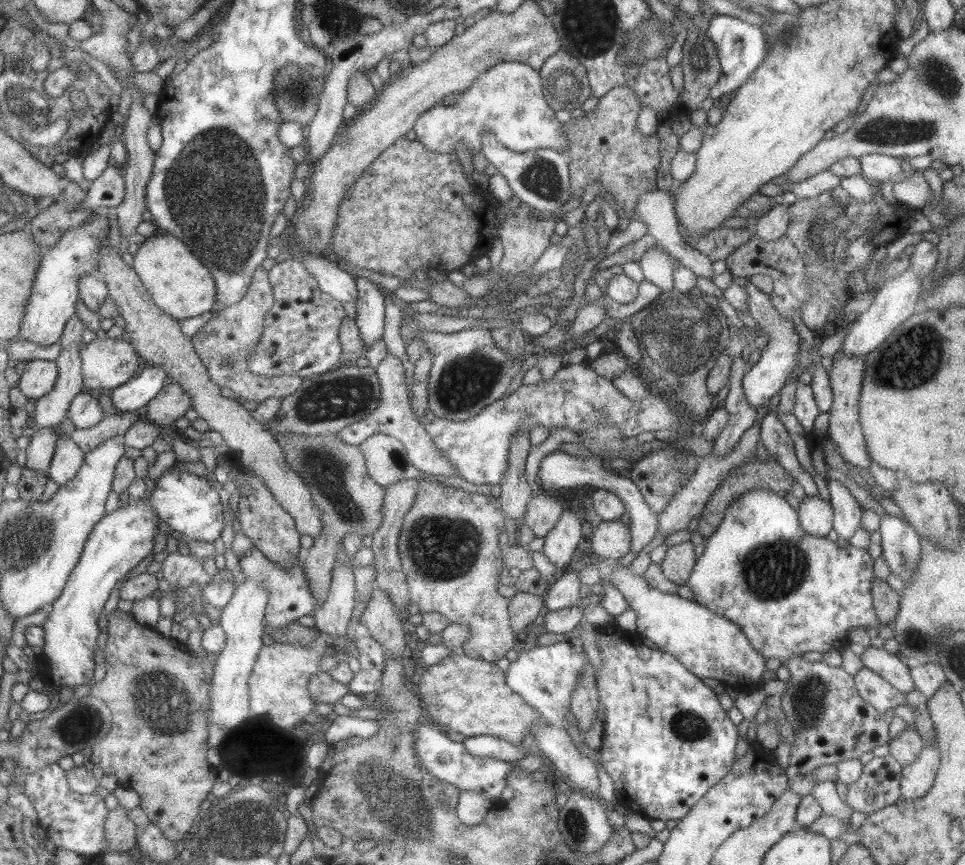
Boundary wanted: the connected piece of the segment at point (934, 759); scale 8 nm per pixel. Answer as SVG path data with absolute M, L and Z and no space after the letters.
M937 742L925 743L917 758L905 766L899 781L900 798L915 800L921 798L931 787L939 766Z

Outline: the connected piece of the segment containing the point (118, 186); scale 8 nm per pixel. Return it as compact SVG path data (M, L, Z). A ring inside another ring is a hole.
M117 165L107 167L95 178L79 206L91 211L102 209L114 210L124 198L124 178L122 168Z

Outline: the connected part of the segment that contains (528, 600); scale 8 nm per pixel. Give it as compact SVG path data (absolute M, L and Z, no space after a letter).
M517 592L507 600L509 623L512 633L517 635L523 631L537 617L538 612L545 604L543 596Z

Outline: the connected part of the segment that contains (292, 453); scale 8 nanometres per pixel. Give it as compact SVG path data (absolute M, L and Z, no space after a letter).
M279 431L272 435L280 446L284 464L299 475L309 491L311 502L320 512L322 522L320 533L307 549L307 556L302 563L311 594L317 602L313 610L317 610L327 598L330 570L334 567L341 540L349 532L367 537L380 527L384 515L382 502L386 489L371 480L366 471L361 449L342 441L336 433L323 431L321 434L304 435Z

